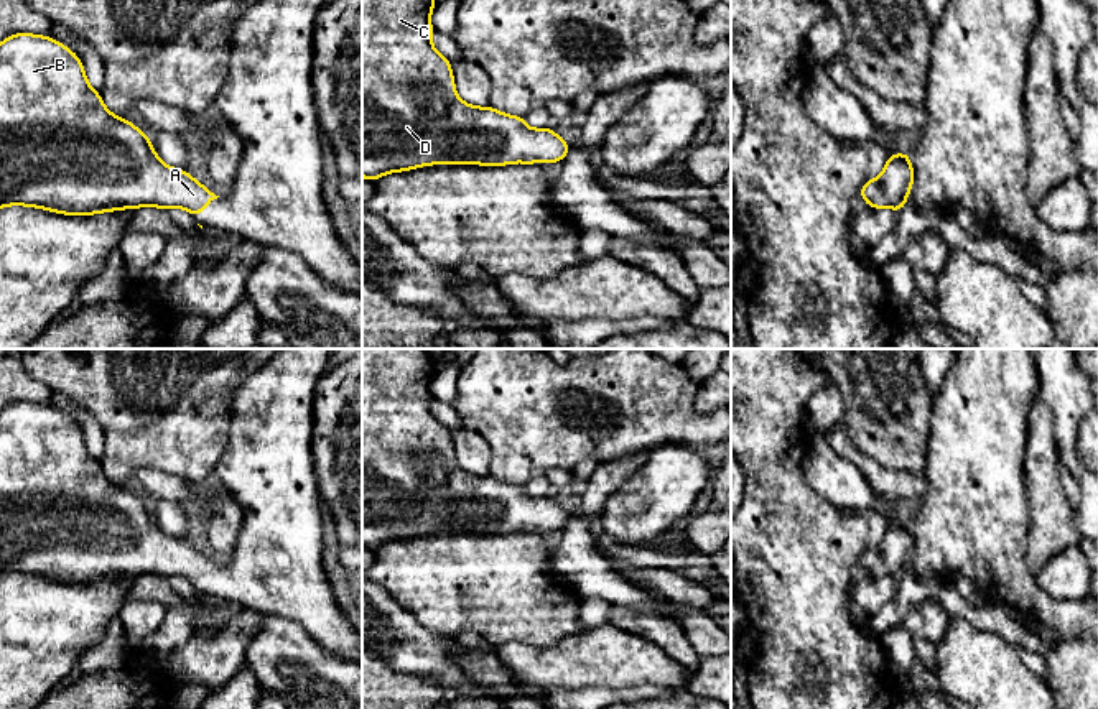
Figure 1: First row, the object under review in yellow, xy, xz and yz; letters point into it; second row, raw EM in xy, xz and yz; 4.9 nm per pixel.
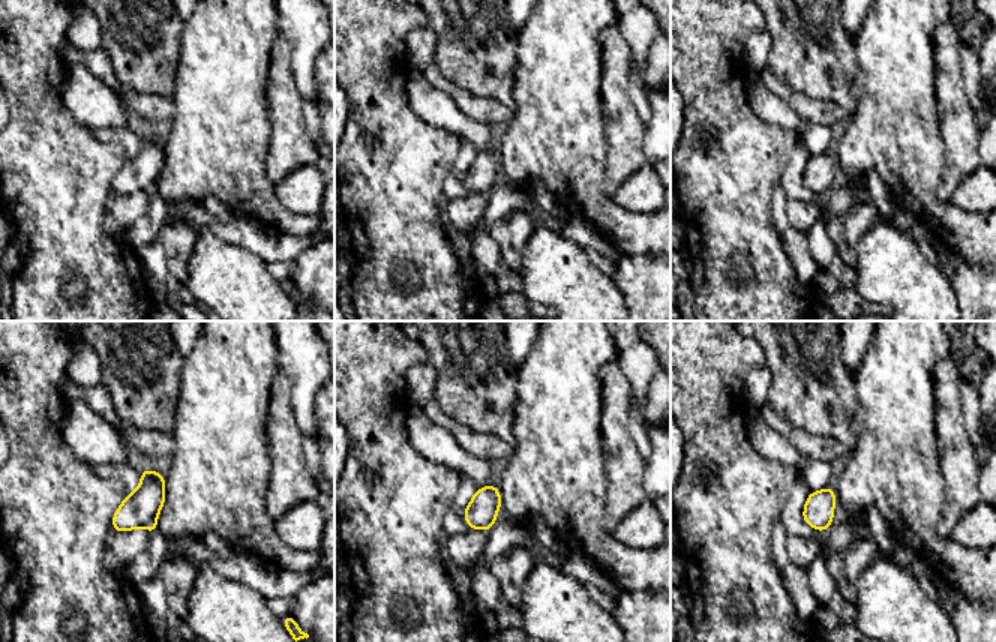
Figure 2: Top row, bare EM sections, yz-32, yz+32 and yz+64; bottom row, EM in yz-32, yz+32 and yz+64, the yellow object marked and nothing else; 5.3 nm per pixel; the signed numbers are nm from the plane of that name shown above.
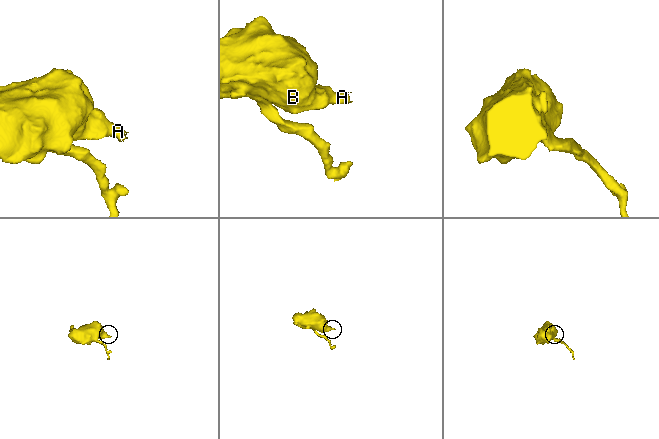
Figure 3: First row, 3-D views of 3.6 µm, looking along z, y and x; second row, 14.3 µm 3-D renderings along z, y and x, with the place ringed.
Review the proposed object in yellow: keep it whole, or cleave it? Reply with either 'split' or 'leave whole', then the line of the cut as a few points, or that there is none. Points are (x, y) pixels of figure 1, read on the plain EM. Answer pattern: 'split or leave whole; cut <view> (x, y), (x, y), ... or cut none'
leave whole; cut none

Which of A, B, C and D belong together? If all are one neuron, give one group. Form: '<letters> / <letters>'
A B C D

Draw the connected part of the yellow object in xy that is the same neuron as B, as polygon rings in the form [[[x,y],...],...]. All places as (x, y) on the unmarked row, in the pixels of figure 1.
[[[30,401],[0,411],[0,576],[30,574],[67,584],[181,576],[196,587],[217,566],[189,541],[166,535],[138,495],[107,479],[74,419]]]

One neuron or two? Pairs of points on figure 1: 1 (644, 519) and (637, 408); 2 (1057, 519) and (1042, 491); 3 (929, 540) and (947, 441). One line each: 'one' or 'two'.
1: two
2: one
3: one

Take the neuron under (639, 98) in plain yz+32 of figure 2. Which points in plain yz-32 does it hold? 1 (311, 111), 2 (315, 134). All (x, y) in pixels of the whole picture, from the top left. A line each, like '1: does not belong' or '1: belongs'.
1: belongs
2: belongs

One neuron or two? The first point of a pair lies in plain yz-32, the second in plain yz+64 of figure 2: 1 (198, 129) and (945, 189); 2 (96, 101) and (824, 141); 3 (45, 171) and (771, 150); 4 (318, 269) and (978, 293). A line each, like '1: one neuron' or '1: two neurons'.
1: two neurons
2: one neuron
3: one neuron
4: one neuron

